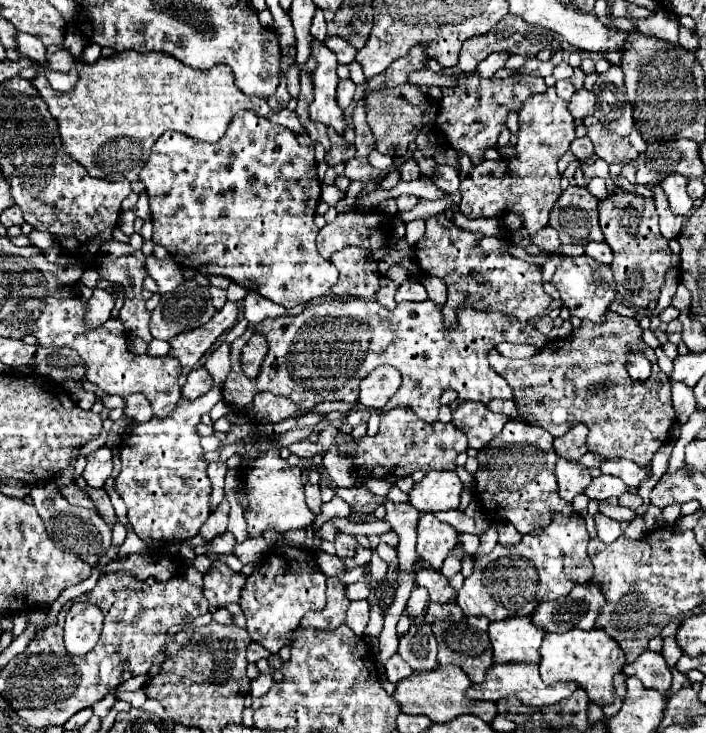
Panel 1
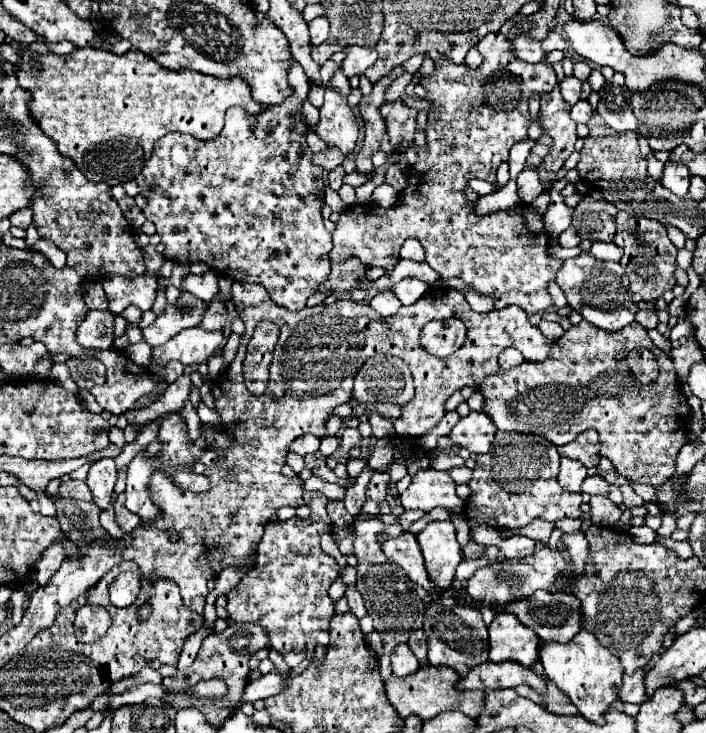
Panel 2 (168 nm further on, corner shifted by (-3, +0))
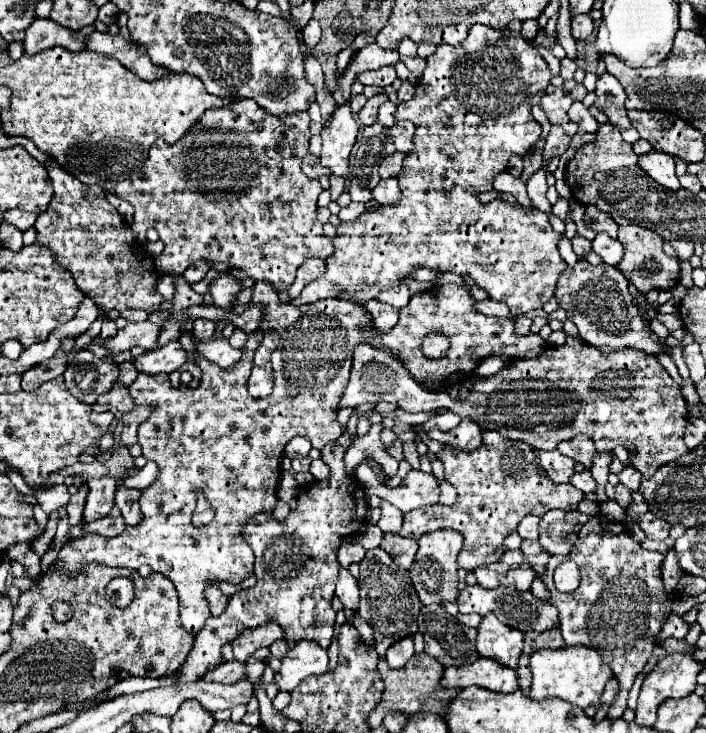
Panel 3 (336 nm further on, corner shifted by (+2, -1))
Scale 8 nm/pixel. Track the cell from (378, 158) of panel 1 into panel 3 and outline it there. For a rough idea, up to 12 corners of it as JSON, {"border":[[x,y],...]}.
{"border":[[401,153],[385,157],[379,167],[383,179],[399,177],[403,173]]}

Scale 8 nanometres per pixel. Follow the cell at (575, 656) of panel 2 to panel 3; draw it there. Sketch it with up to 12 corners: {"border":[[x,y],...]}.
{"border":[[585,647],[531,655],[531,699],[559,697],[593,717],[613,677]]}

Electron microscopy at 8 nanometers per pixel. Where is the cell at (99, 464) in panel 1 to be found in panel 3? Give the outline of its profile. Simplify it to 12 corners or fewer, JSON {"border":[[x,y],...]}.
{"border":[[87,479],[83,523],[107,517],[117,481]]}

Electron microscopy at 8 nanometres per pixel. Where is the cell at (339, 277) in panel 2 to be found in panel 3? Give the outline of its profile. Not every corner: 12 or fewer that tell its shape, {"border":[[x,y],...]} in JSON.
{"border":[[309,259],[297,269],[289,297],[325,271],[323,259]]}

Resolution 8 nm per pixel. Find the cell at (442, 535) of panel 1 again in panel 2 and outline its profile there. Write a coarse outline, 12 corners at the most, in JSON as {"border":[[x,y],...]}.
{"border":[[450,520],[430,522],[416,538],[430,580],[448,588],[462,550]]}

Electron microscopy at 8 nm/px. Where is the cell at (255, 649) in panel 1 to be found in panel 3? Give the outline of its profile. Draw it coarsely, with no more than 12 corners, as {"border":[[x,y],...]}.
{"border":[[225,661],[203,675],[205,681],[237,683],[245,679],[245,663]]}

